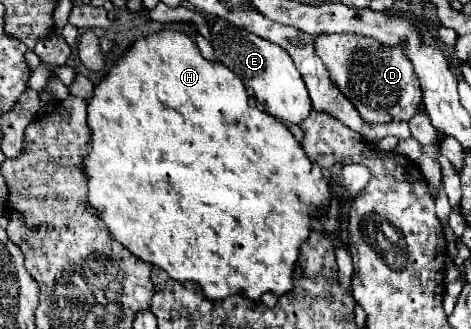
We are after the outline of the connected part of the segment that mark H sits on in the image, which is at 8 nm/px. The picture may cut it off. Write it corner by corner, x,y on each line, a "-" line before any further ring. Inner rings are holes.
165,28
157,34
139,36
127,48
127,52
113,62
111,70
95,86
93,96
87,100
87,126
91,130
89,150
83,160
83,172
87,178
87,200
93,208
97,208
99,216
117,242
121,242
141,260
163,268
173,280
197,282
209,300
221,300
237,292
243,292
251,300
259,300
263,292
275,292
277,296
281,296
293,288
291,272
299,256
299,248
309,236
311,218
319,214
321,206
331,202
329,178
323,176
317,164
309,162
301,144
283,124
279,124
271,114
265,114
257,106
249,104
245,84
221,62
205,60
197,44
187,34

